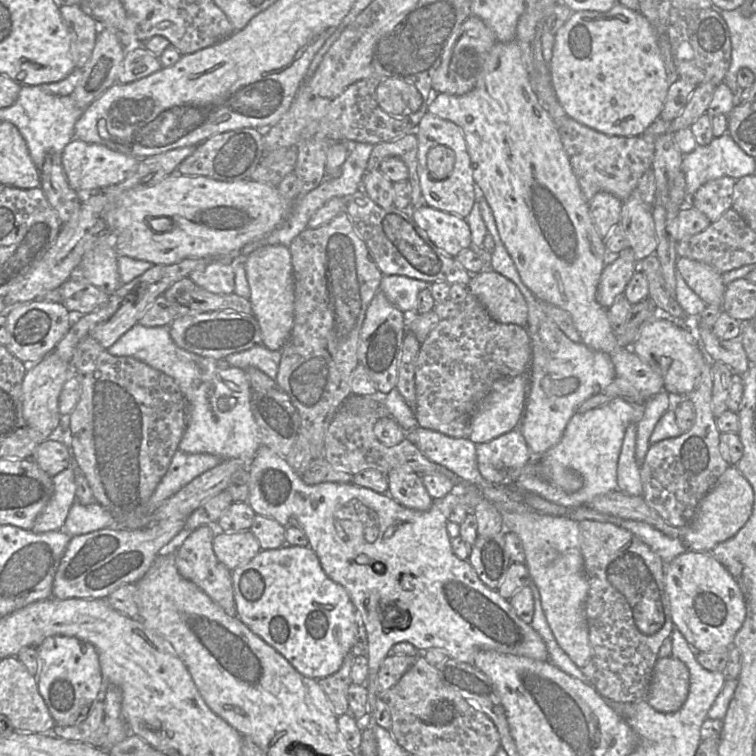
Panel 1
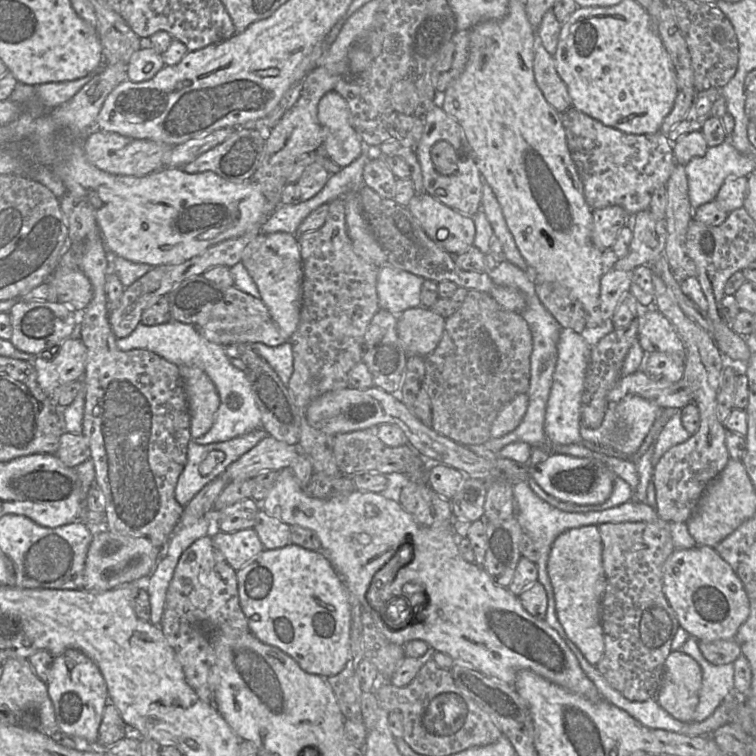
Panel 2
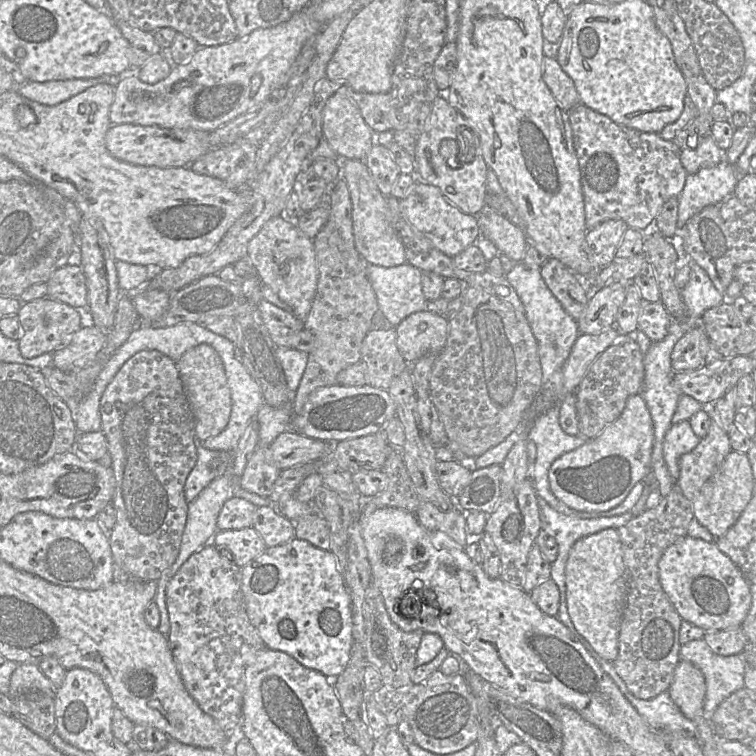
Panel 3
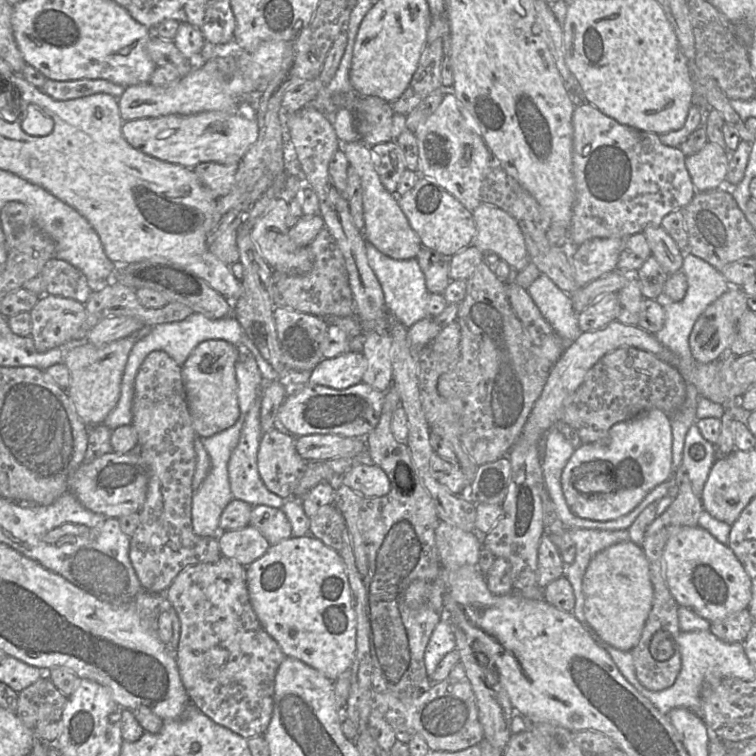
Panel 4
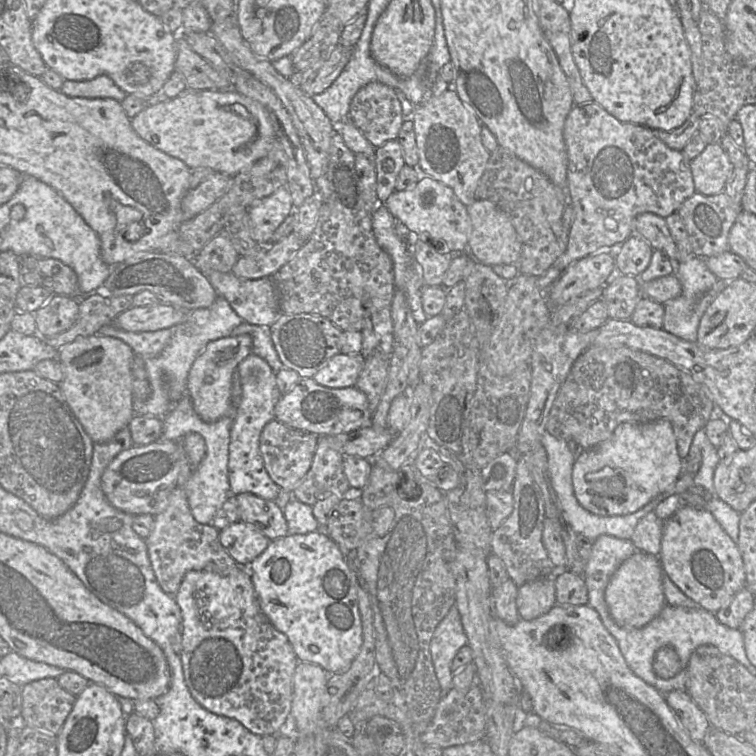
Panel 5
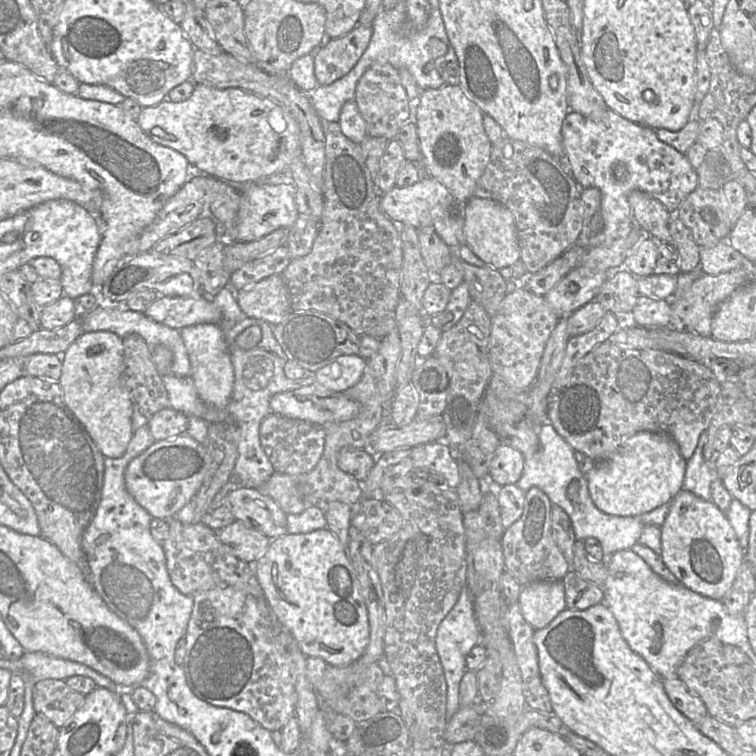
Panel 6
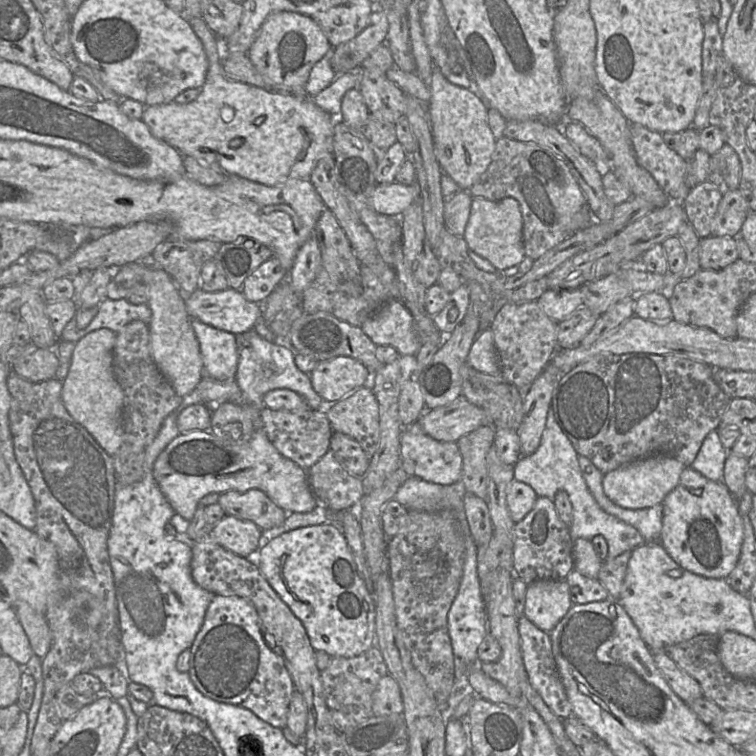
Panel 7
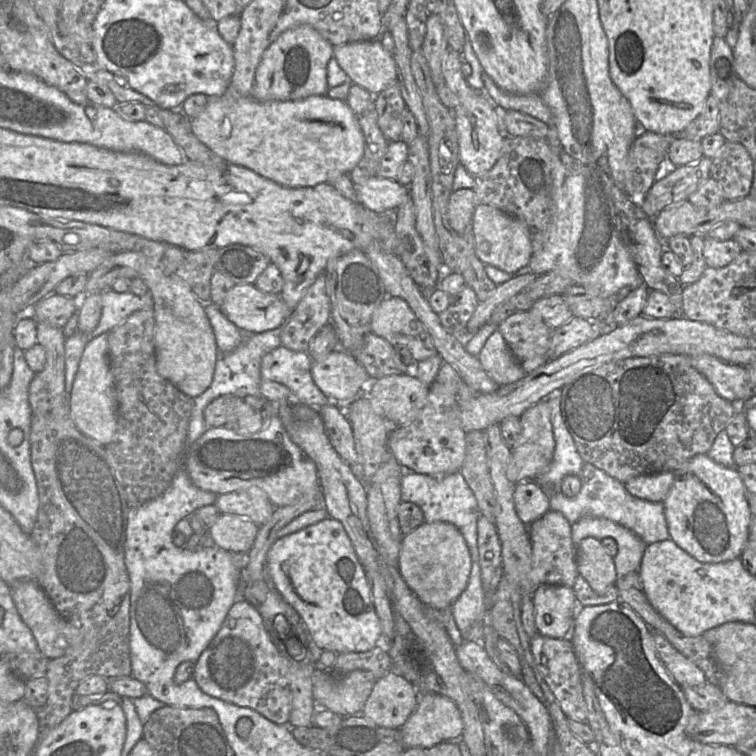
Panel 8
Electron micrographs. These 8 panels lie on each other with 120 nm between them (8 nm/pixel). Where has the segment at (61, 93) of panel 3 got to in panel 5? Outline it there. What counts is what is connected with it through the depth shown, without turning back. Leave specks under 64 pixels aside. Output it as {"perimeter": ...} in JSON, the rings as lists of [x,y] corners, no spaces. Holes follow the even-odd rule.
{"perimeter":[[[100,75],[91,80],[65,80],[60,91],[69,97],[111,98],[122,102],[126,93],[108,76]]]}

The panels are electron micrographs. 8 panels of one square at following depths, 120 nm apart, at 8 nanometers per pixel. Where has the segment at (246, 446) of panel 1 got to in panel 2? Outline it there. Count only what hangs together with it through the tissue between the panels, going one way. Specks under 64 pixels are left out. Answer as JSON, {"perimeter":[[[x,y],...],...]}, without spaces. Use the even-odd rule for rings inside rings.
{"perimeter":[[[171,320],[154,326],[139,324],[130,335],[117,339],[116,346],[121,351],[148,350],[176,366],[198,367],[207,374],[218,392],[220,405],[211,429],[194,439],[197,444],[226,442],[261,427],[260,411],[246,374],[231,363],[225,347],[208,341],[196,326]]]}

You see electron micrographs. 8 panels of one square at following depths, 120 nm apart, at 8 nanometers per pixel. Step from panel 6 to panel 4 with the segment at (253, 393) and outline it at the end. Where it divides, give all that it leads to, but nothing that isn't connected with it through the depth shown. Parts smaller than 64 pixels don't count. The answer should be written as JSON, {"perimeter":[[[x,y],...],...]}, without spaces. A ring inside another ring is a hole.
{"perimeter":[[[262,391],[257,396],[252,407],[246,415],[238,444],[233,450],[228,463],[230,489],[235,499],[243,500],[251,506],[266,505],[281,509],[285,499],[268,490],[261,479],[257,466],[257,454],[261,437],[263,435],[260,425],[261,403]]]}

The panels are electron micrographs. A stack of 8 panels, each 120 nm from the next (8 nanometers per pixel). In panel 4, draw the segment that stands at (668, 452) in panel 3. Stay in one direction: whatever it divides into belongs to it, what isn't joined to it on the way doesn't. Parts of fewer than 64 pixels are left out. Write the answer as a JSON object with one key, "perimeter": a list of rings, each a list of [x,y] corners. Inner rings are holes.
{"perimeter":[[[693,424],[685,436],[681,465],[686,469],[693,492],[699,497],[716,459],[716,445],[705,440]]]}

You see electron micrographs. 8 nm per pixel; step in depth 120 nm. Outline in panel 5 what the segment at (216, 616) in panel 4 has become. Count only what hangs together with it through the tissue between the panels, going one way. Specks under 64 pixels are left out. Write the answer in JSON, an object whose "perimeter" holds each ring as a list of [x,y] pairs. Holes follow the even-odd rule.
{"perimeter":[[[240,567],[227,576],[207,570],[189,571],[183,577],[180,587],[173,597],[181,610],[182,616],[180,625],[180,633],[182,634],[180,659],[183,675],[185,683],[193,698],[209,712],[237,720],[255,735],[277,735],[285,724],[289,714],[291,714],[293,676],[299,660],[286,635],[278,631],[262,612],[249,573],[249,568]]]}

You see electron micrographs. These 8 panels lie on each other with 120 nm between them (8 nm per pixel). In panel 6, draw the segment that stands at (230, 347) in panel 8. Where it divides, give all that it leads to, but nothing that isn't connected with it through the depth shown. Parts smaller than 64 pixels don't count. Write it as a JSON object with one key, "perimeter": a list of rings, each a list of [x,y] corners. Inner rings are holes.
{"perimeter":[[[201,323],[184,327],[180,334],[189,355],[191,377],[198,397],[211,408],[226,410],[234,390],[235,372],[224,331],[219,325]]]}

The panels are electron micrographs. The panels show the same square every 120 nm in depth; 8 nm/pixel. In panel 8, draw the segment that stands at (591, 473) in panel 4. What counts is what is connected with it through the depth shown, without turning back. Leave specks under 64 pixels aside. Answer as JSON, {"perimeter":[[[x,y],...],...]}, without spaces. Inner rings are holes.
{"perimeter":[[[673,471],[643,474],[623,483],[633,496],[650,502],[663,502],[674,482]]]}

